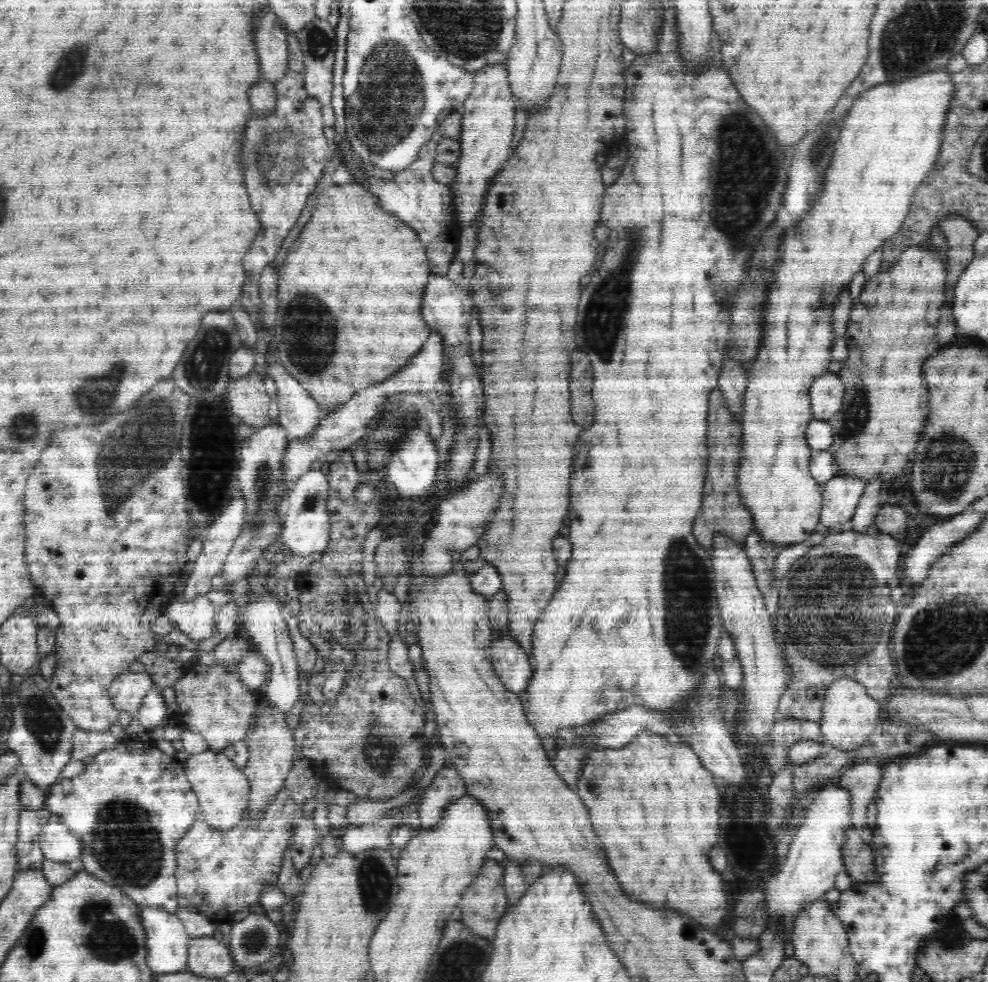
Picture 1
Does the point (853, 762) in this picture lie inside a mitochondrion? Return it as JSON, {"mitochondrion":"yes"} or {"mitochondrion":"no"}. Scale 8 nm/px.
{"mitochondrion":"no"}

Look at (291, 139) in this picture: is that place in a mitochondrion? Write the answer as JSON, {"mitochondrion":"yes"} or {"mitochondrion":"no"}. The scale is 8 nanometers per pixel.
{"mitochondrion":"yes"}

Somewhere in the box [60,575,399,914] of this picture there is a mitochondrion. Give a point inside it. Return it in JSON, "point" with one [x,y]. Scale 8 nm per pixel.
{"point":[126,844]}

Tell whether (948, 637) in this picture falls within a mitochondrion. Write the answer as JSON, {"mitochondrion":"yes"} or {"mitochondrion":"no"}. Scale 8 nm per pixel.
{"mitochondrion":"yes"}

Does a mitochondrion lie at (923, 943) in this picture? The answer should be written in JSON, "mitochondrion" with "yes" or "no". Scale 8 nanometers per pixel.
{"mitochondrion":"no"}

